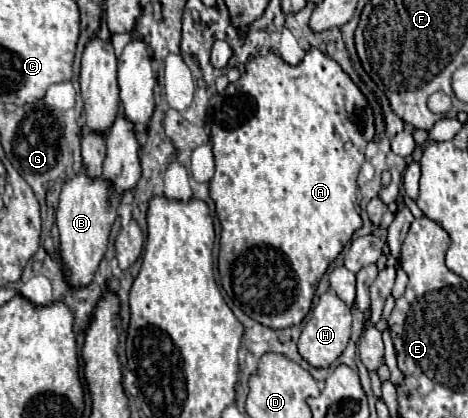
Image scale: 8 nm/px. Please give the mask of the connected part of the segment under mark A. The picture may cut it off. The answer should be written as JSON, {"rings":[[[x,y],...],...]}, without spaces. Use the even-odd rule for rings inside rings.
{"rings":[[[309,48],[309,50],[305,52],[305,58],[303,58],[297,66],[287,64],[281,56],[277,56],[277,54],[273,54],[273,52],[249,60],[247,66],[245,66],[245,76],[243,76],[237,84],[229,84],[227,90],[225,90],[225,94],[223,94],[223,98],[221,98],[215,106],[209,108],[209,112],[207,112],[207,122],[209,122],[209,128],[211,128],[211,142],[213,142],[213,154],[215,154],[215,176],[213,176],[213,180],[209,182],[209,193],[210,197],[215,200],[217,218],[219,218],[219,222],[221,222],[221,248],[219,248],[219,258],[221,258],[221,270],[219,270],[219,276],[223,278],[221,286],[225,288],[227,296],[233,300],[233,304],[235,304],[237,308],[241,308],[247,316],[251,316],[253,320],[261,322],[263,326],[269,326],[269,328],[289,328],[289,326],[295,326],[295,324],[299,324],[299,322],[307,316],[307,312],[309,312],[309,308],[311,308],[311,302],[313,302],[313,296],[315,296],[315,288],[317,288],[321,276],[325,274],[327,266],[337,258],[337,254],[343,250],[343,246],[351,240],[353,232],[355,232],[357,228],[361,228],[361,216],[359,216],[359,212],[357,212],[357,208],[355,208],[357,176],[359,176],[359,168],[361,168],[361,164],[365,162],[365,148],[367,148],[367,144],[369,144],[369,142],[373,140],[373,136],[375,136],[375,116],[373,116],[373,110],[371,110],[367,98],[363,96],[363,92],[357,88],[357,84],[355,84],[355,82],[353,82],[345,72],[343,72],[343,68],[341,68],[333,58],[325,56],[325,54],[323,54],[321,50],[317,50],[317,48]]]}

